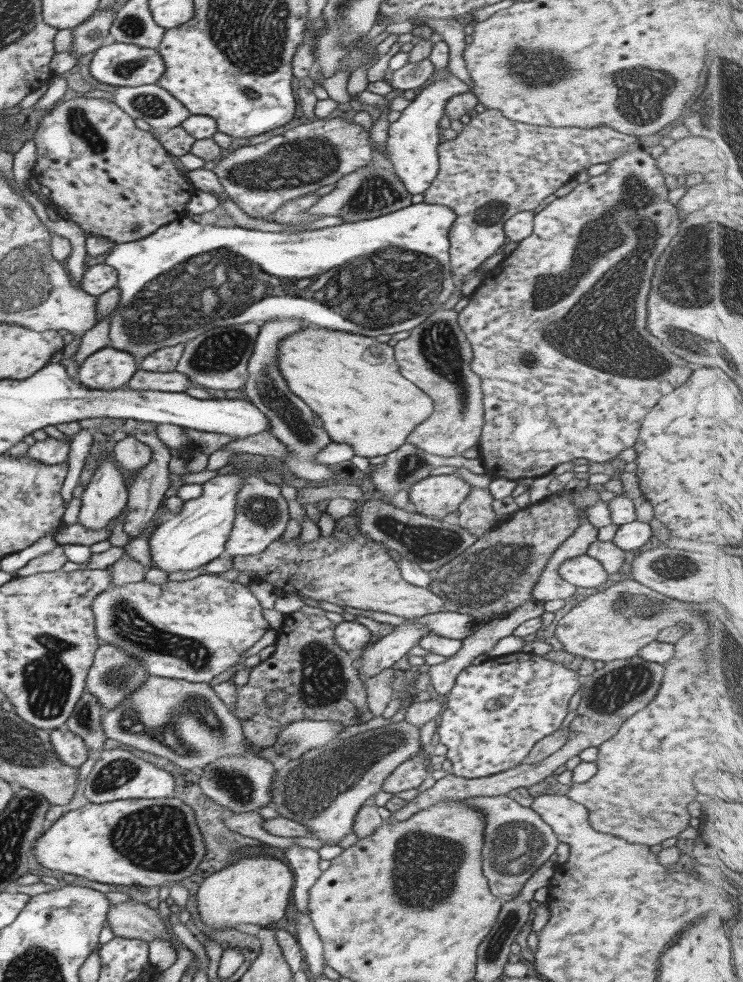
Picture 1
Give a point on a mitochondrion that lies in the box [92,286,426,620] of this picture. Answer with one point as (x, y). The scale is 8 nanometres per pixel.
(221, 352)

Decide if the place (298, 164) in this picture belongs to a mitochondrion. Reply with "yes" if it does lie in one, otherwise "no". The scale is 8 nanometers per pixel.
yes

